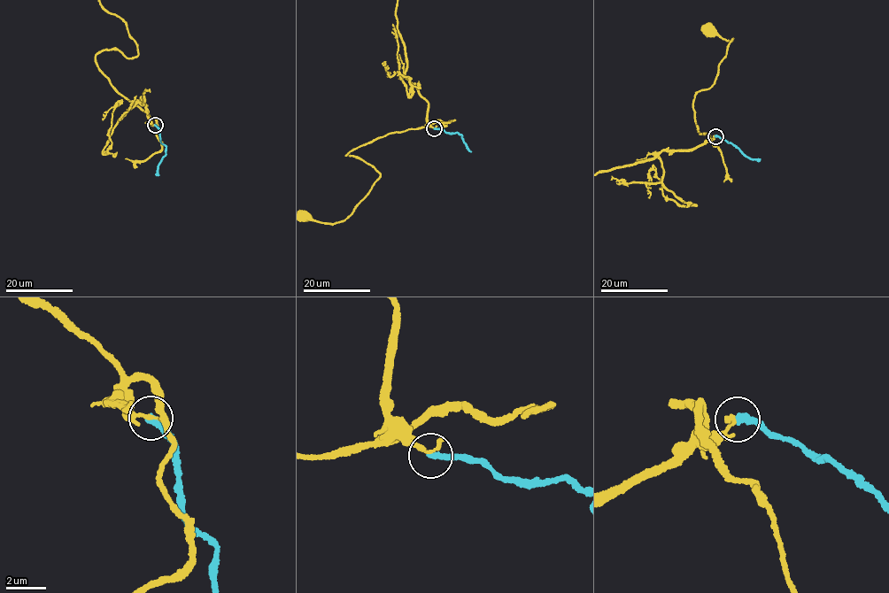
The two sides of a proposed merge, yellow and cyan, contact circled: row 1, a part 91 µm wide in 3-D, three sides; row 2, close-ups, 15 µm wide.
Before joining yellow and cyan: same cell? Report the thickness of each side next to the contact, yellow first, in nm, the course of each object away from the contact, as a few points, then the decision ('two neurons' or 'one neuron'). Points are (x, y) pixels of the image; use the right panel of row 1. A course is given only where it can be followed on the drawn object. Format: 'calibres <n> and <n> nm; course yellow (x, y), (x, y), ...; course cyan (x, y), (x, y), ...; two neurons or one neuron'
calibres 240 and 320 nm; course yellow (715, 136), (699, 134), (693, 101), (698, 91), (711, 86), (733, 39), (728, 41), (707, 30); course cyan (715, 136), (730, 142), (749, 157), (761, 158); two neurons

